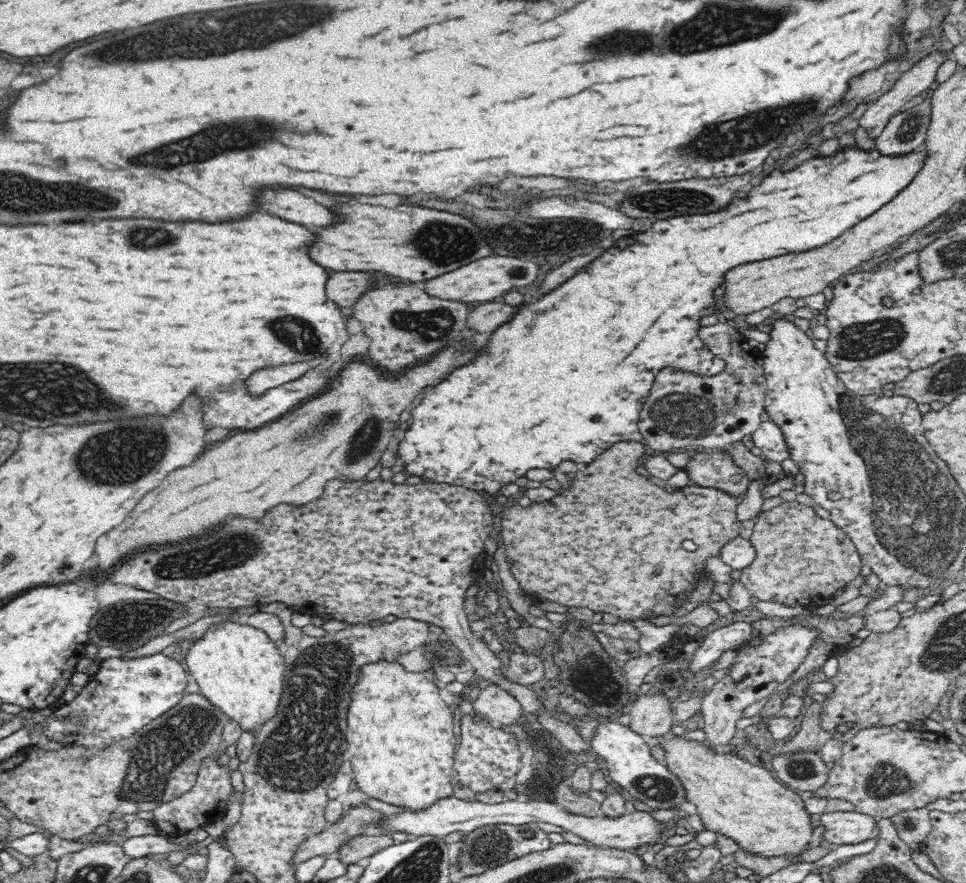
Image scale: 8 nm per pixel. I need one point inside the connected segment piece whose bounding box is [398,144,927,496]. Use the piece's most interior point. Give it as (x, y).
(567, 377)

